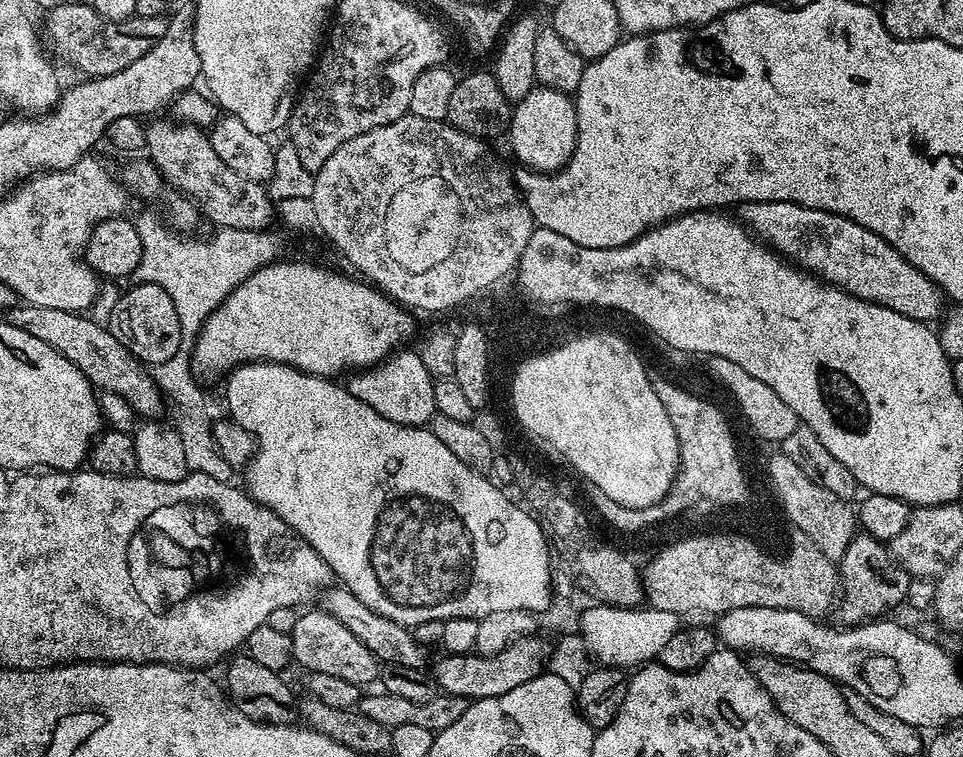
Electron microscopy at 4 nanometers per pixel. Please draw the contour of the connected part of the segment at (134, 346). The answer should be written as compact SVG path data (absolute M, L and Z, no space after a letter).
M133 283L133 288L124 288L119 293L114 308L110 310L106 323L107 330L130 350L130 354L145 366L165 364L170 358L181 355L180 343L185 343L182 334L182 322L178 322L178 310L174 310L174 301L162 286Z

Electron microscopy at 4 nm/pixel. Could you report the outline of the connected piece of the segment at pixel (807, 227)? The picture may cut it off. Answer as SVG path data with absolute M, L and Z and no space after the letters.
M759 200L739 205L738 212L740 212L739 219L767 247L786 258L787 263L819 278L823 283L831 284L833 288L840 288L859 300L886 306L886 310L894 310L894 314L906 314L906 318L925 322L936 322L941 319L945 311L946 297L940 291L940 287L930 278L926 278L920 270L910 266L910 262L906 262L898 254L898 250L894 250L894 246L890 246L878 234L866 230L852 220L847 220L845 216L835 216L832 212L823 212L817 208L773 200Z

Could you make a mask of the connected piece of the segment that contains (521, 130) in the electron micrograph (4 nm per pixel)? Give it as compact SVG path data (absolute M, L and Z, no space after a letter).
M539 86L526 94L526 98L515 101L511 124L506 131L507 138L512 139L512 152L517 162L536 174L559 172L574 154L577 134L578 118L573 97L553 88Z

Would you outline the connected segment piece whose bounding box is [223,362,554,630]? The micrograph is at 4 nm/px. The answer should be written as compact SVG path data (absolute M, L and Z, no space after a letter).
M241 364L227 373L224 384L224 400L228 403L227 415L233 424L245 428L258 441L254 455L246 465L248 484L246 492L257 504L268 508L278 518L293 528L308 545L326 562L333 577L343 587L348 588L362 602L382 618L401 624L403 628L416 630L419 624L443 622L450 618L470 618L485 620L490 614L502 614L512 610L544 613L552 600L552 578L554 568L548 565L550 543L545 531L532 512L525 510L519 503L515 504L500 487L487 475L475 472L470 466L458 462L454 454L438 438L434 438L431 427L411 428L390 422L382 418L366 402L354 398L347 387L338 385L322 376L311 376L299 372L285 364Z

